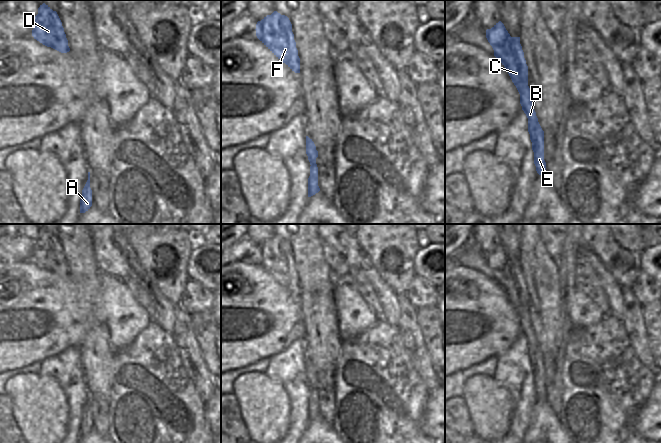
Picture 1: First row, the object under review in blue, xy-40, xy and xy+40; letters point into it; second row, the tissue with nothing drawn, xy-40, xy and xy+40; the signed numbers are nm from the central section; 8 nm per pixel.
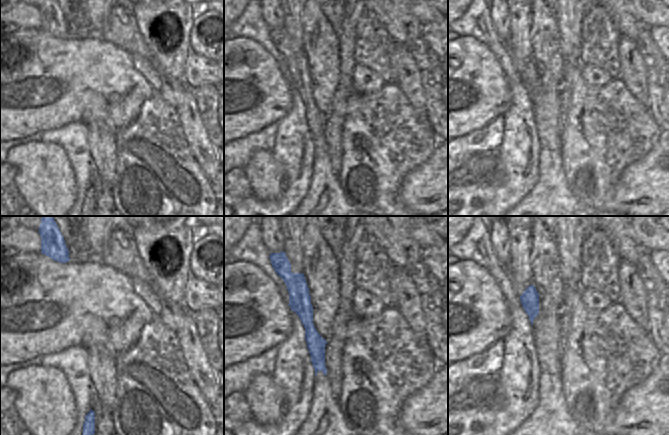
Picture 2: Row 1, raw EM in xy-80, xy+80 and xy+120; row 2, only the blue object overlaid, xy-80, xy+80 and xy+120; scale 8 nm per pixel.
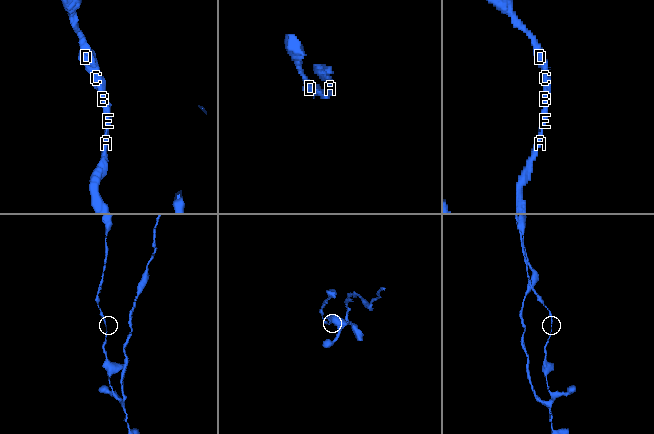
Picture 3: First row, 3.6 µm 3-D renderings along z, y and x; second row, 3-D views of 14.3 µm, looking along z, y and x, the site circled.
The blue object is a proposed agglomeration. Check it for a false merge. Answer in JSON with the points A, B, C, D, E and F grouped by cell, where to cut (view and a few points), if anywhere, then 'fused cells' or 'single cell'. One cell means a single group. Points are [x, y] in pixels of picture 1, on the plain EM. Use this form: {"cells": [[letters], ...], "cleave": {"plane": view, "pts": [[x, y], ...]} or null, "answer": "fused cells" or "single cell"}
{"cells": [["A", "B", "C", "D", "E", "F"]], "cleave": null, "answer": "single cell"}

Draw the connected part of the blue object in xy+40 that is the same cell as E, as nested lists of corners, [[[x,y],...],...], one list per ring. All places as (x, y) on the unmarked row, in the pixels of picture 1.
[[[499,245],[486,254],[486,262],[494,274],[496,283],[506,292],[520,318],[522,334],[528,342],[528,356],[534,376],[534,388],[539,399],[546,399],[544,384],[544,355],[542,354],[528,310],[528,290],[520,268],[520,261],[511,261],[504,248]]]

